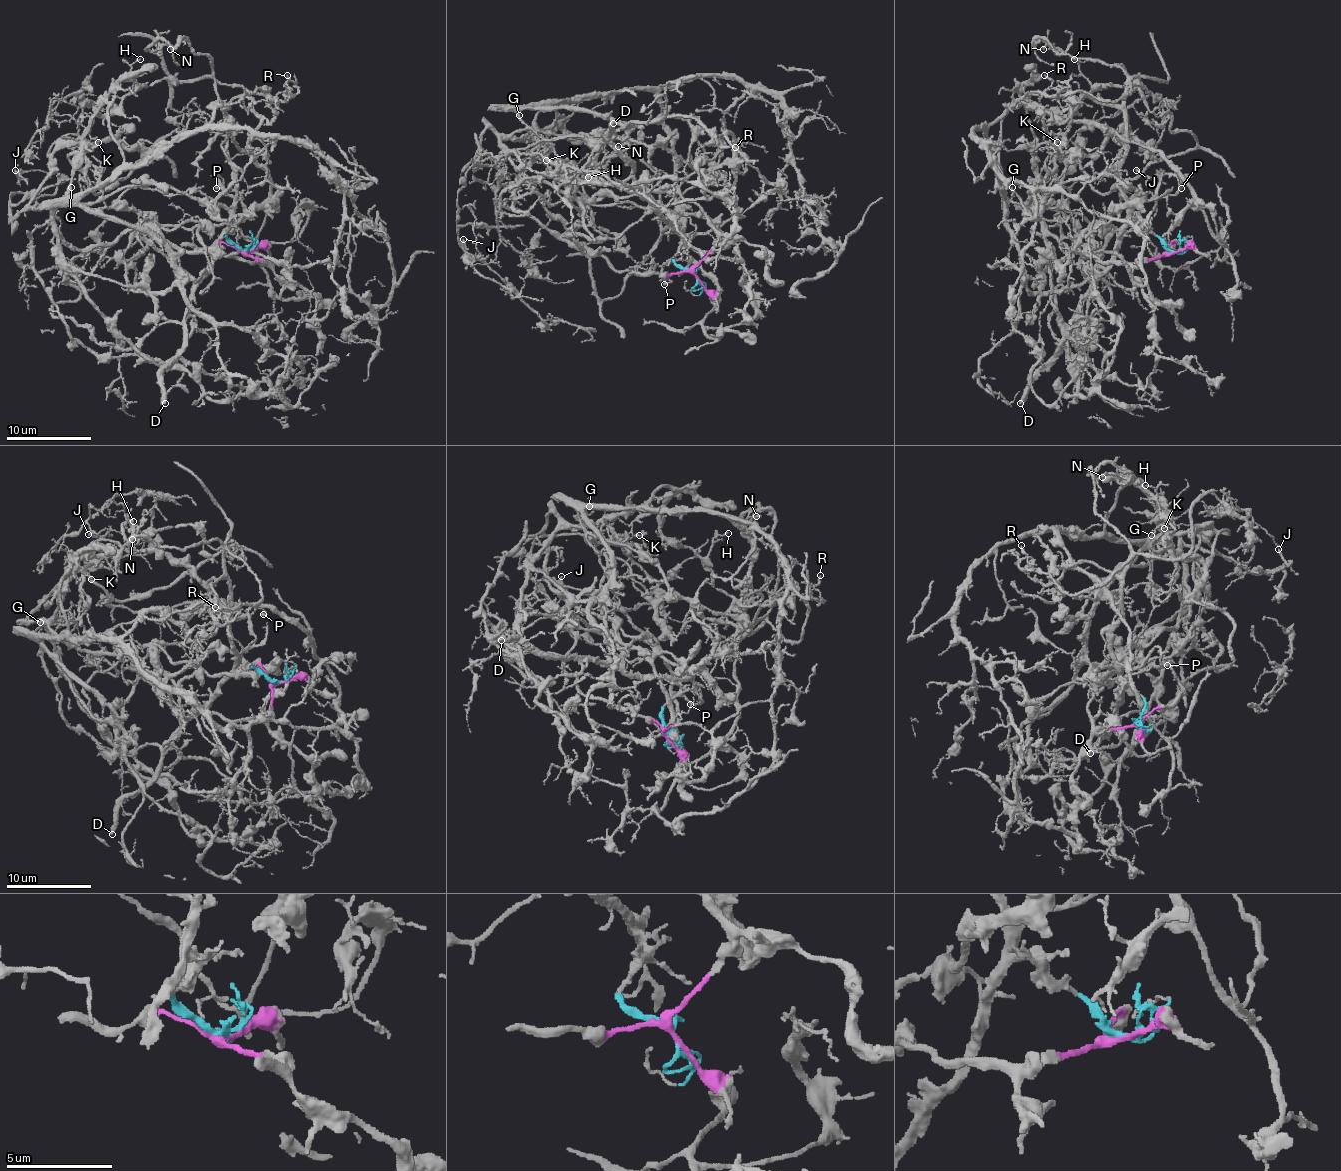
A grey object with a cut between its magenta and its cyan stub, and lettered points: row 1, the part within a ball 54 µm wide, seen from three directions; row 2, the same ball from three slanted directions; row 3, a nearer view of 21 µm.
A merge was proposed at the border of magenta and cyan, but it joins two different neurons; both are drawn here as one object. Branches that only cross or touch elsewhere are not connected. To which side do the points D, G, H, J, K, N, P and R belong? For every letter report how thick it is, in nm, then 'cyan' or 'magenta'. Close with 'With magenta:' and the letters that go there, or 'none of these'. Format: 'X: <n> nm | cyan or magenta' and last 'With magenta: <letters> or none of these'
D: 460 nm | cyan
G: 130 nm | magenta
H: 150 nm | magenta
J: 180 nm | magenta
K: 100 nm | magenta
N: 200 nm | cyan
P: 180 nm | cyan
R: 170 nm | cyan
With magenta: G, H, J, K

